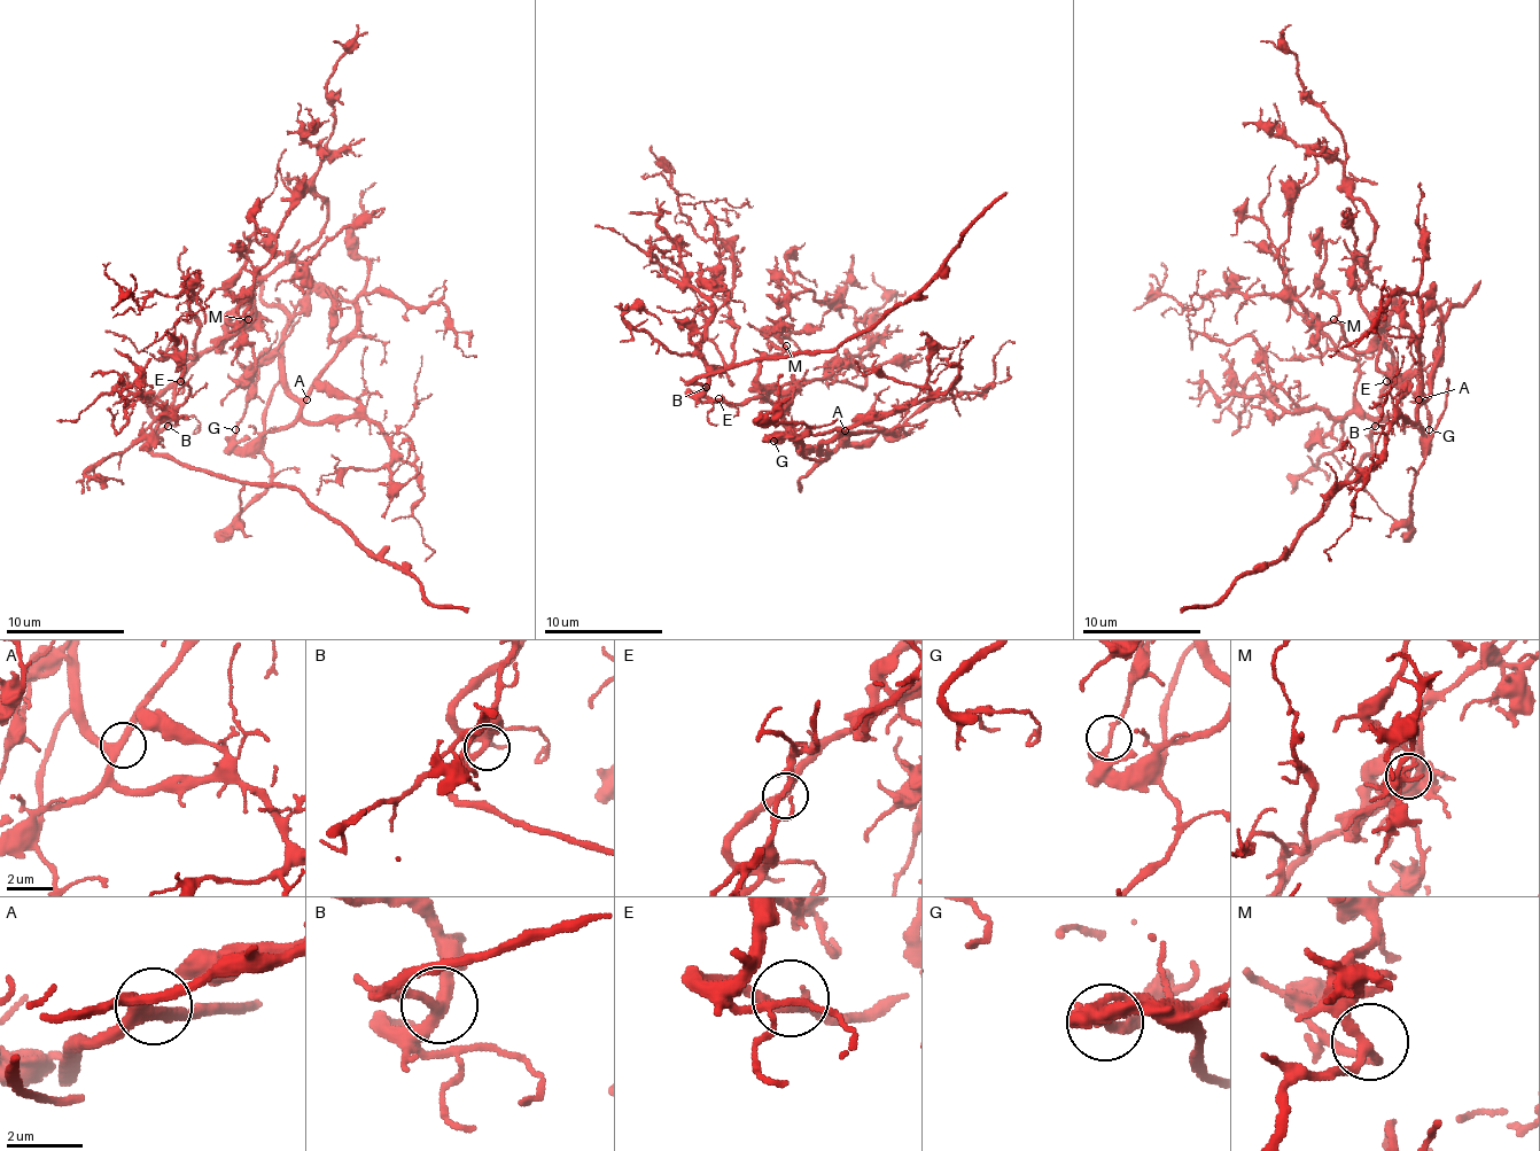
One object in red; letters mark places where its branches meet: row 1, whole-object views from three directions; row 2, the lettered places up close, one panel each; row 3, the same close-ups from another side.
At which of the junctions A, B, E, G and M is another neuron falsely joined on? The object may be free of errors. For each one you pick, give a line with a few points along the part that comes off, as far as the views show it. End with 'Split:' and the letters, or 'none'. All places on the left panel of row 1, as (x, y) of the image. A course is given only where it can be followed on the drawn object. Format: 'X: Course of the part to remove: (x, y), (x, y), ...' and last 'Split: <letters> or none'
G: Course of the part to remove: (236, 428), (236, 441), (257, 441), (298, 413), (355, 328), (360, 296), (443, 304), (458, 345), (475, 358)
Split: G

